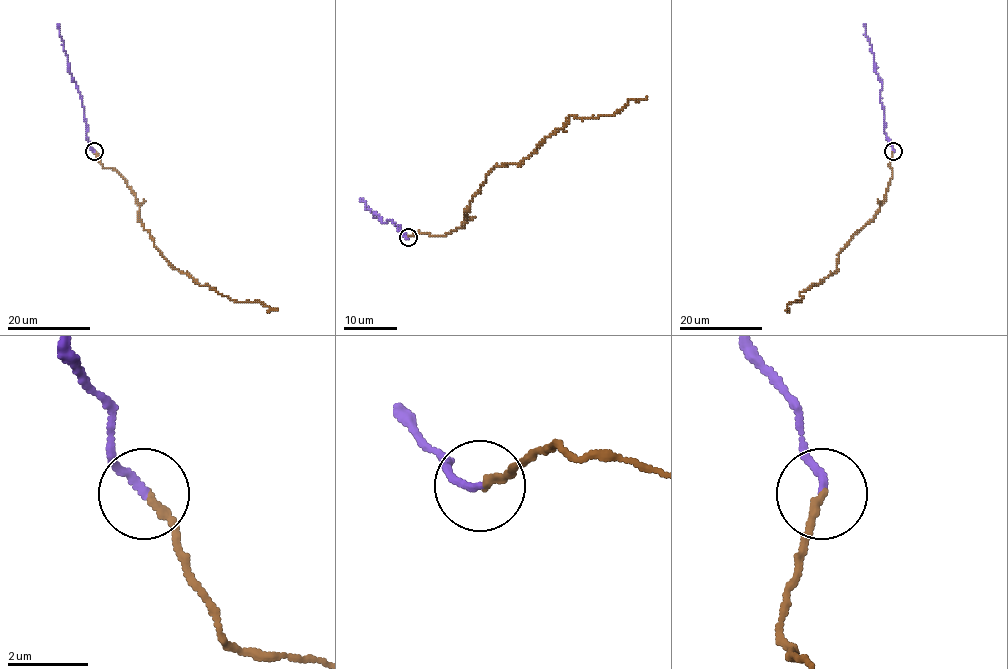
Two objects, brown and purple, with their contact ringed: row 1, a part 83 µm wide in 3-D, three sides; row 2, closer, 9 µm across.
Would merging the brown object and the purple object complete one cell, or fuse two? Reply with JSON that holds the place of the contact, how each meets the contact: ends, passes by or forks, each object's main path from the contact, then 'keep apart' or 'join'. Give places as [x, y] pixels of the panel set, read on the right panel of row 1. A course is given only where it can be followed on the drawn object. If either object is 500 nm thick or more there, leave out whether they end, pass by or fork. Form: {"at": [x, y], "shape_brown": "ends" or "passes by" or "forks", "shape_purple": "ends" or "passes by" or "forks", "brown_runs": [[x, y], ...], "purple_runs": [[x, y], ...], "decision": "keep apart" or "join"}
{"at": [893, 151], "shape_brown": "ends", "shape_purple": "ends", "brown_runs": [[894, 151], [893, 177], [880, 210], [838, 255], [837, 271], [800, 293], [801, 301], [792, 301], [785, 310]], "purple_runs": [[894, 151], [885, 135], [879, 93], [882, 82], [874, 69], [874, 56], [864, 23]], "decision": "join"}

